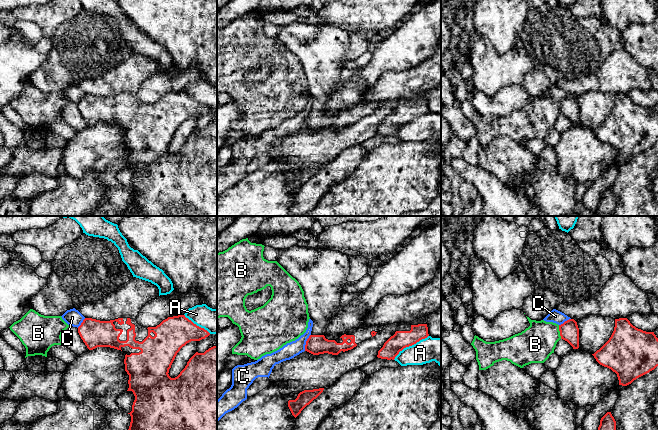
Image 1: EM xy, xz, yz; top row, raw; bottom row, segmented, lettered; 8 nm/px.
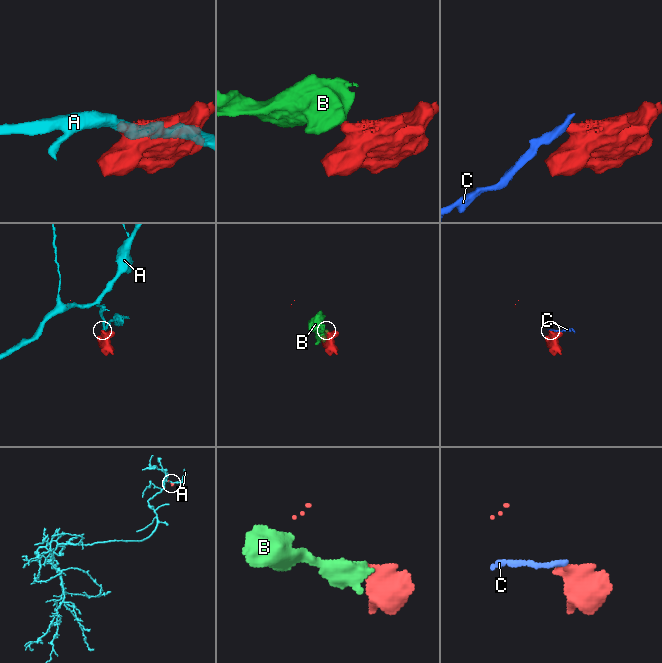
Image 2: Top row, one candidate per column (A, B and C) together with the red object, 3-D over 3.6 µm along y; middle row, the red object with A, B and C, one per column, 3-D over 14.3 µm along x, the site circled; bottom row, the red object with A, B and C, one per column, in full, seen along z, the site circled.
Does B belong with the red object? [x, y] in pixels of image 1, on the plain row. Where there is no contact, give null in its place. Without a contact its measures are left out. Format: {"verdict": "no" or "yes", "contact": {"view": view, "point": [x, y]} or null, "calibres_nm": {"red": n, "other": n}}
{"verdict": "no", "contact": {"view": "yz", "point": [560, 108]}, "calibres_nm": {"red": 160, "other": 300}}

